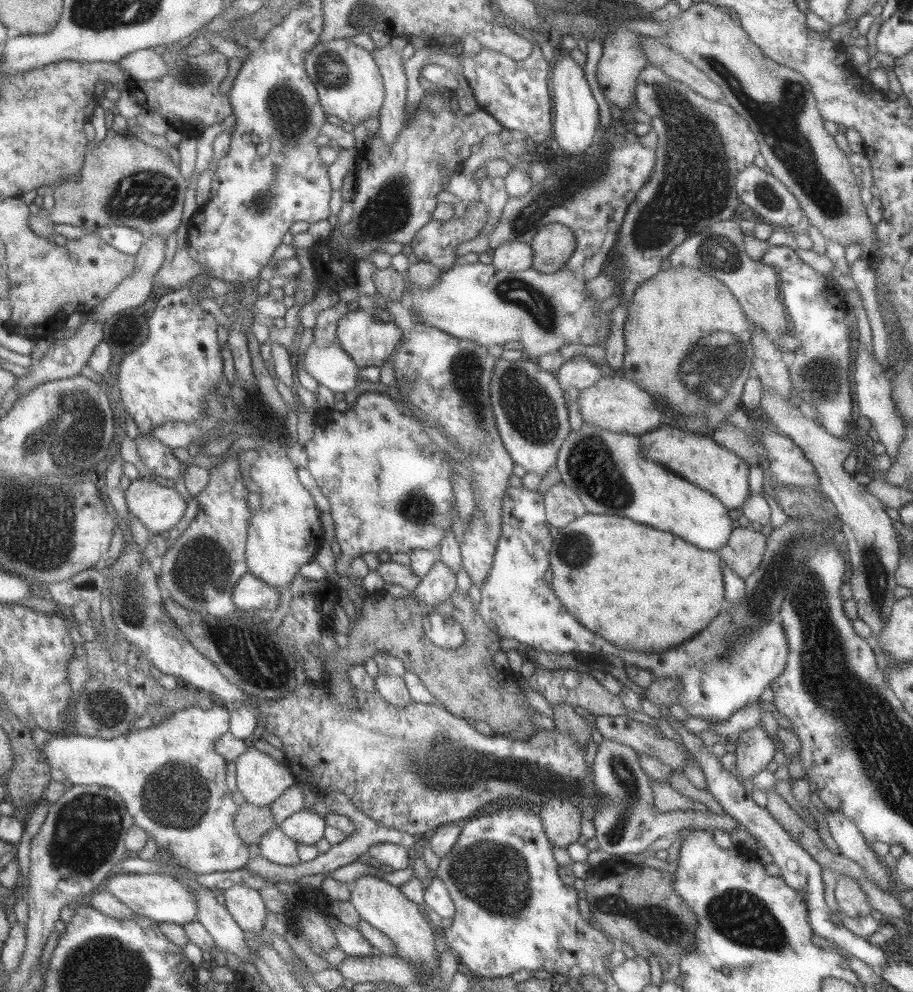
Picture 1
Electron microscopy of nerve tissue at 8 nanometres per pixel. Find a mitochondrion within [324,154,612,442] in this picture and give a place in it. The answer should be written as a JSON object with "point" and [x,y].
{"point":[387,211]}

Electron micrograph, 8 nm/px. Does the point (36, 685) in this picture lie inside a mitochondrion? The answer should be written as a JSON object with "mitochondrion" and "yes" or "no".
{"mitochondrion":"no"}

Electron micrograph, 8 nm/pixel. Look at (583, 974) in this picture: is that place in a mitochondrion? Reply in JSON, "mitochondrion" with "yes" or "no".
{"mitochondrion":"no"}

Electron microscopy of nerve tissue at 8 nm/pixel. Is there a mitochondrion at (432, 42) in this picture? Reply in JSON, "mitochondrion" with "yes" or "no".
{"mitochondrion":"no"}

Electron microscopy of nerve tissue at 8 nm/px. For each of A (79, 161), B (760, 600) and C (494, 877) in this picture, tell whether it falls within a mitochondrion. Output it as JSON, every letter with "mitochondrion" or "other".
{"A":"other","B":"mitochondrion","C":"mitochondrion"}

